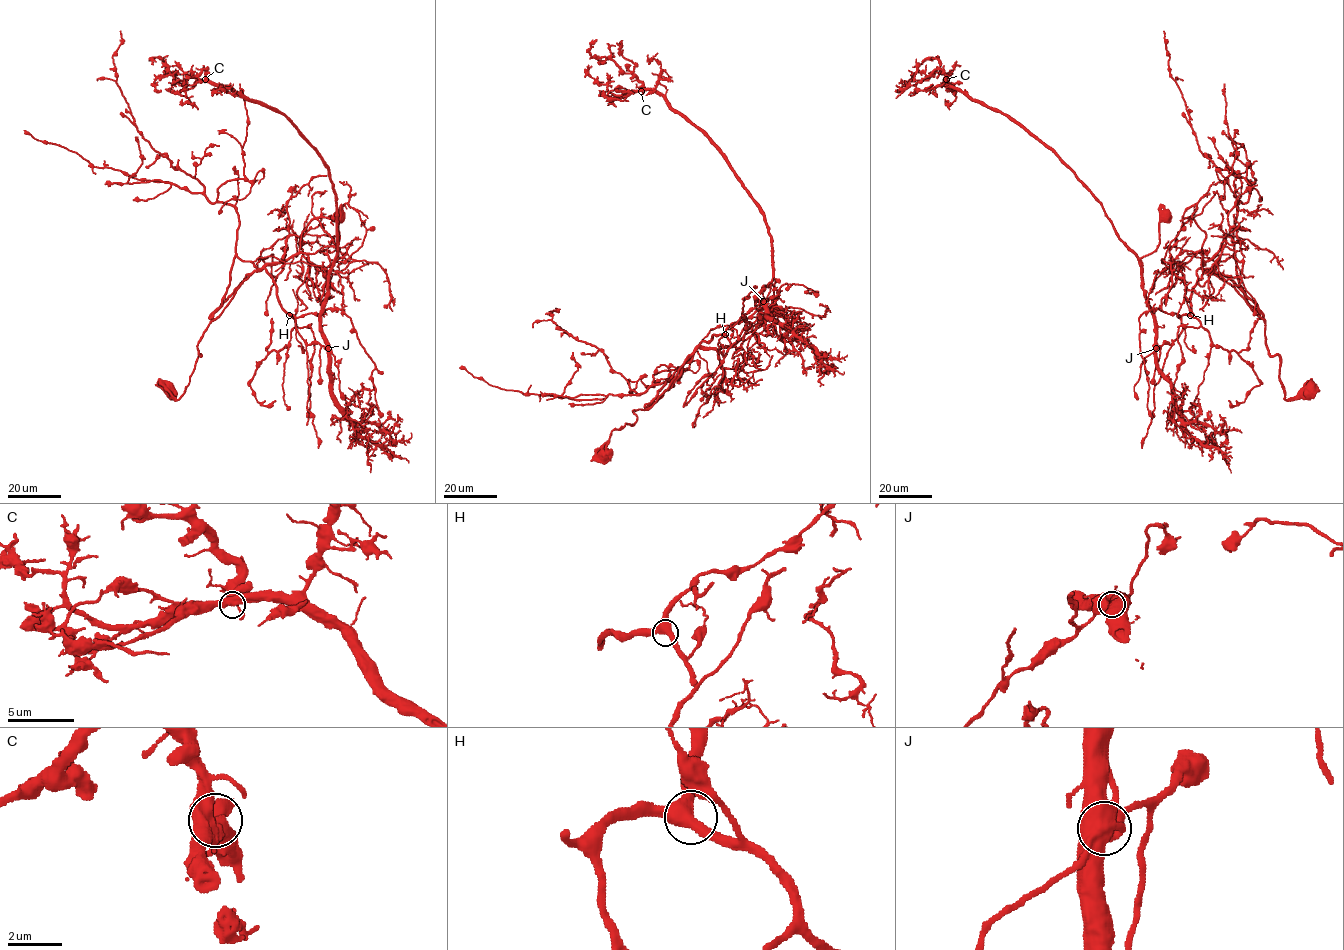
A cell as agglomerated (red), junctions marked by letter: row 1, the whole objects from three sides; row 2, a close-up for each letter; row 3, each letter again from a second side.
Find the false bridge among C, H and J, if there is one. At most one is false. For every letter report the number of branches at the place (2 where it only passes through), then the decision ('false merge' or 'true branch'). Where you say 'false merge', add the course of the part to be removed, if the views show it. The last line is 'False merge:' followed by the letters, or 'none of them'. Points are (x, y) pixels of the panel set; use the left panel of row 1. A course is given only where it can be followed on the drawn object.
C: 3 | true branch
H: 3 | true branch
J: 3 | false merge | (327, 348), (321, 311), (337, 247), (328, 166), (283, 114), (212, 84), (206, 68), (159, 76), (161, 90)
False merge: J

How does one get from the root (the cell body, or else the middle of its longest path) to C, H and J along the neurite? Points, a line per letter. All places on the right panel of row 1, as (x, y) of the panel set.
C: (1165, 217), (1159, 246), (1139, 259), (1101, 203), (1051, 150), (946, 79)
H: (1165, 217), (1159, 223), (1159, 246), (1140, 259), (1155, 345), (1171, 344), (1182, 330), (1181, 316), (1190, 315)
J: (1165, 217), (1159, 223), (1159, 246), (1140, 259), (1143, 295), (1153, 316), (1156, 348)

